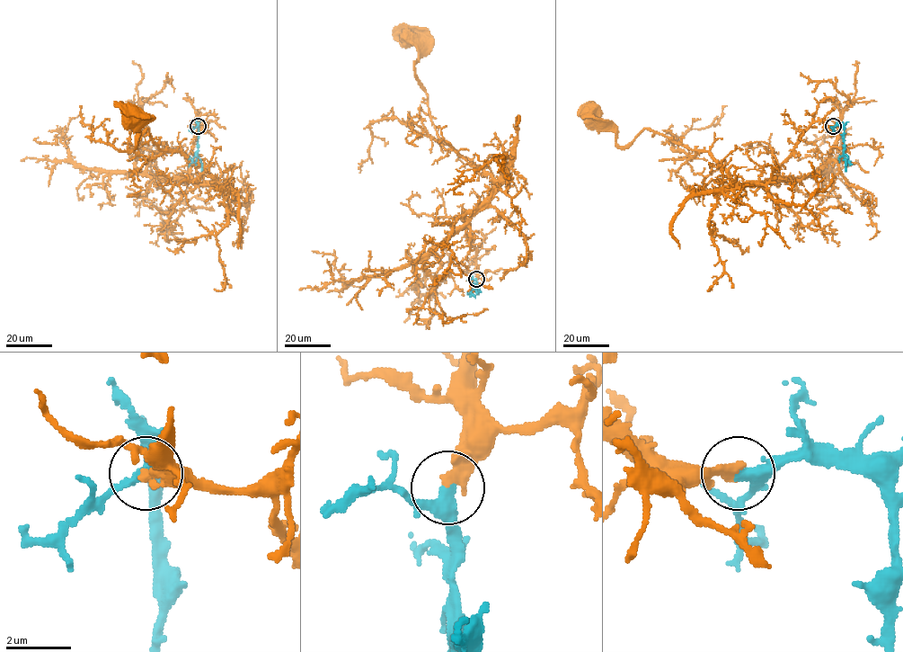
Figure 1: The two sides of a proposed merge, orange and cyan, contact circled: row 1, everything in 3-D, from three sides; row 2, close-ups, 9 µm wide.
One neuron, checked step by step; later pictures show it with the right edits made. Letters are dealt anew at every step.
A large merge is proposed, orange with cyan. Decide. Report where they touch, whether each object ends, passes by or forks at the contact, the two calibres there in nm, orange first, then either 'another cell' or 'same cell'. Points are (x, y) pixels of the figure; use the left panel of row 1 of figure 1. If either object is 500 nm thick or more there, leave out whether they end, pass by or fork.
place (198, 126); orange ends; cyan passes by; calibres 360 and 360 nm; same cell

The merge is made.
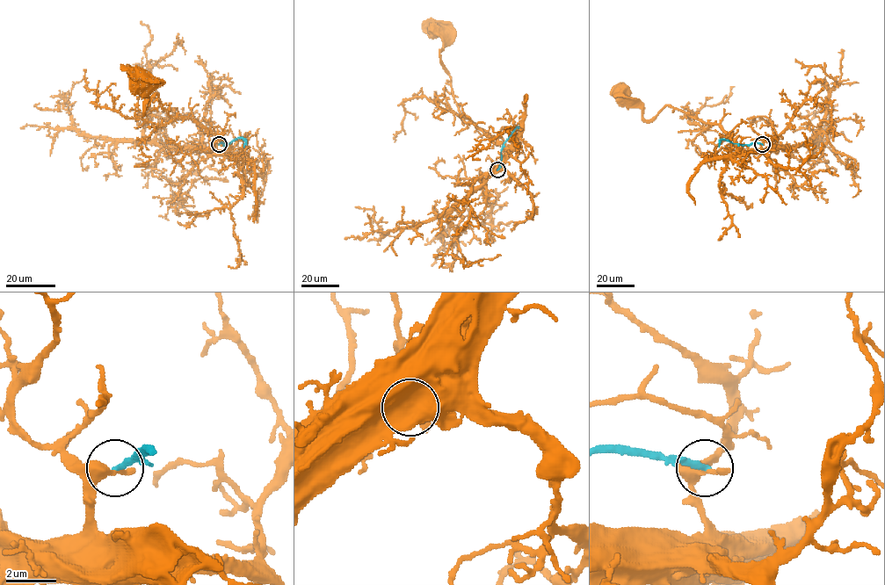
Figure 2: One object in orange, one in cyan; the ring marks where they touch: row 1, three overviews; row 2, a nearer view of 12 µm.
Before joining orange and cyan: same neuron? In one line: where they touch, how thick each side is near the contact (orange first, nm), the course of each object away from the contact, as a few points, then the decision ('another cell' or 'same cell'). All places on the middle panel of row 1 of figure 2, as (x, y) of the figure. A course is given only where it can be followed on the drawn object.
(497, 169) | 400/260 nm | orange via (497, 169), (506, 147), (460, 111), (440, 57), (442, 38), (436, 32) | cyan via (497, 169), (503, 146), (518, 126) | another cell

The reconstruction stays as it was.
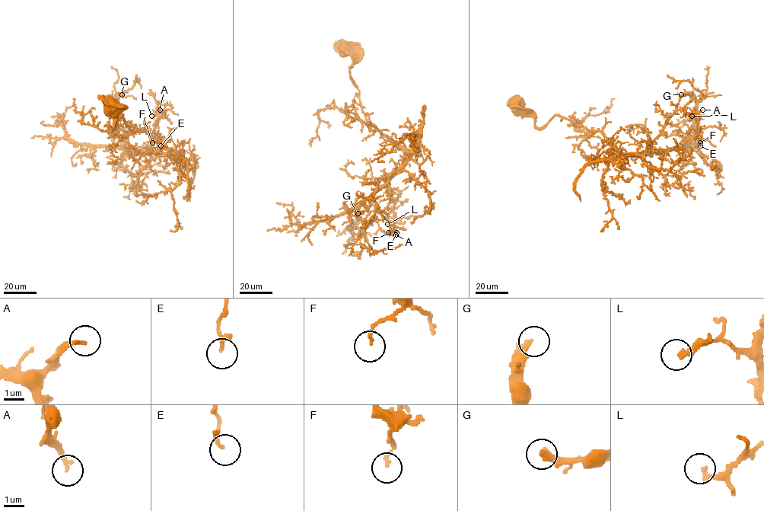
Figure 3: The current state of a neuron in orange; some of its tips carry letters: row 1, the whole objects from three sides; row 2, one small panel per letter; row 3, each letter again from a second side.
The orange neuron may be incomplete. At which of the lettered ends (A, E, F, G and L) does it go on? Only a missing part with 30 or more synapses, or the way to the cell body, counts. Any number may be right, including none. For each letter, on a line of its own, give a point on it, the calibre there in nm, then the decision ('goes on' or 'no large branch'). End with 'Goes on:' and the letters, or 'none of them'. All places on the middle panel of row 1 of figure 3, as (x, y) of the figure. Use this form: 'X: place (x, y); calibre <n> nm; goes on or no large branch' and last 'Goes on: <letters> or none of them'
A: place (396, 234); calibre 180 nm; no large branch
E: place (396, 232); calibre 190 nm; no large branch
F: place (388, 232); calibre 140 nm; no large branch
G: place (358, 213); calibre 280 nm; goes on
L: place (387, 224); calibre 280 nm; no large branch
Goes on: G

